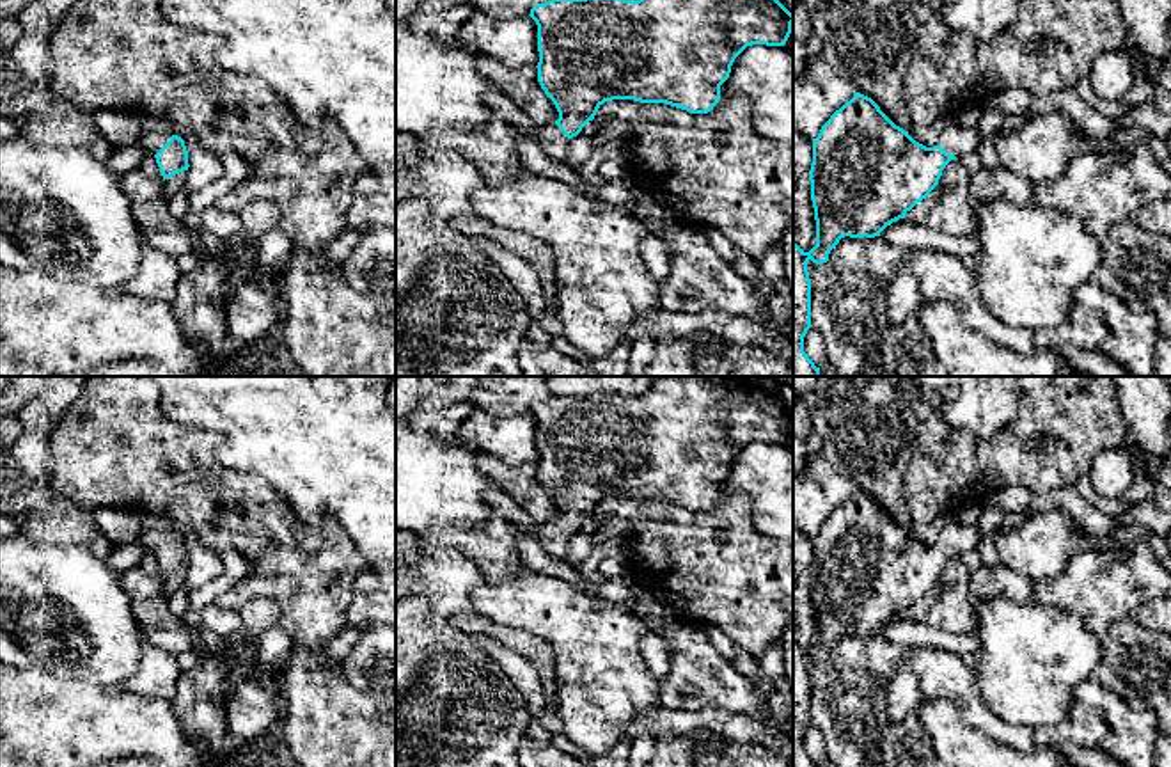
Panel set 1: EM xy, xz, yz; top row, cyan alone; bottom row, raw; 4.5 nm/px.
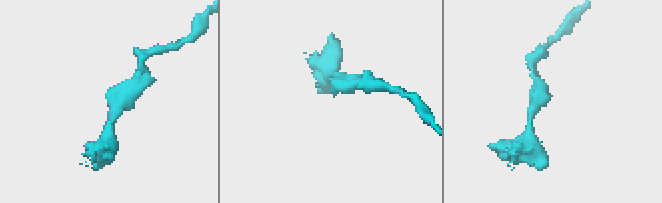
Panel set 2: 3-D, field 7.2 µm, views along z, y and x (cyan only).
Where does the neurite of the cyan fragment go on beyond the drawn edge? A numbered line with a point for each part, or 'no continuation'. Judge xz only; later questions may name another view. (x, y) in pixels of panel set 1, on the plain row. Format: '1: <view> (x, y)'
1: xz (554, 540)

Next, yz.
1: yz (958, 538)

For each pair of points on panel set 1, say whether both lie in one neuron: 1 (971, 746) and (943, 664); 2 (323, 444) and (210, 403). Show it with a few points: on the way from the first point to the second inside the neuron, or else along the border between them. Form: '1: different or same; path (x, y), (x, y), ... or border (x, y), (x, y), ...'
1: different; border (927, 698), (948, 700), (966, 723), (998, 743)
2: same; path (295, 416), (282, 403), (238, 403)

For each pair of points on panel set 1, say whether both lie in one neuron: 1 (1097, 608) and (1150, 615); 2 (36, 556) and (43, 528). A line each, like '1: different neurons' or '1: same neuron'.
1: different neurons
2: different neurons

